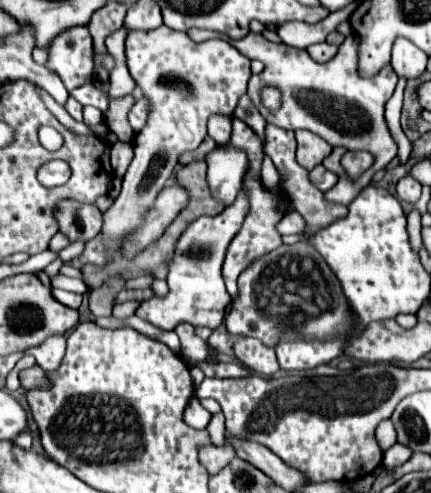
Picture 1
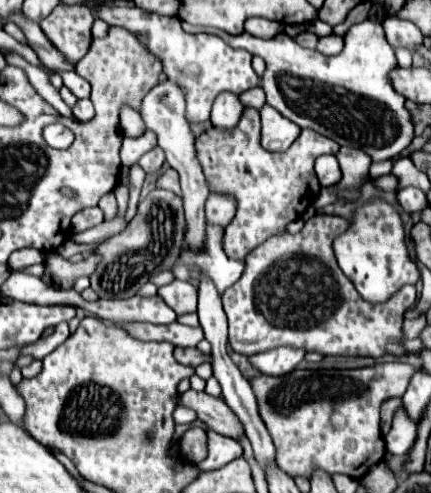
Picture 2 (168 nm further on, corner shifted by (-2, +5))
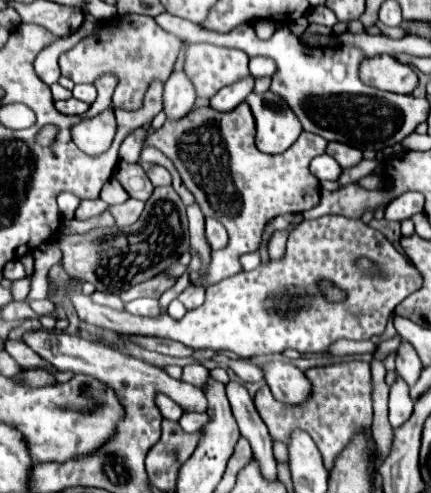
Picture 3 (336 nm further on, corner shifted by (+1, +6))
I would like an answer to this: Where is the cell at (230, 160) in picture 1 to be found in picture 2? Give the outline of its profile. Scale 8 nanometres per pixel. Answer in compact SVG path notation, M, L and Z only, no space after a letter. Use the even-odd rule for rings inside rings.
M211 192L205 204L207 222L215 222L217 226L227 226L235 216L235 198L223 192Z

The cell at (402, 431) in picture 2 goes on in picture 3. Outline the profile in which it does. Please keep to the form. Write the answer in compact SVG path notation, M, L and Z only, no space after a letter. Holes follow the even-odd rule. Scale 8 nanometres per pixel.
M400 377L390 385L390 425L400 427L412 415L412 399L408 395L408 385Z

